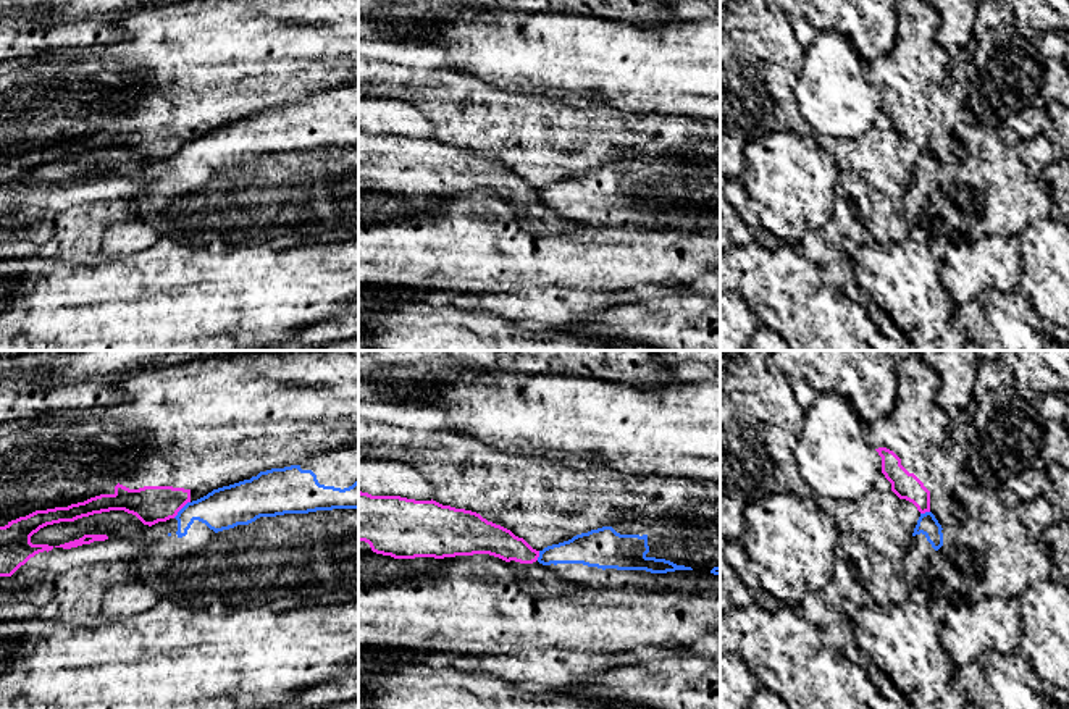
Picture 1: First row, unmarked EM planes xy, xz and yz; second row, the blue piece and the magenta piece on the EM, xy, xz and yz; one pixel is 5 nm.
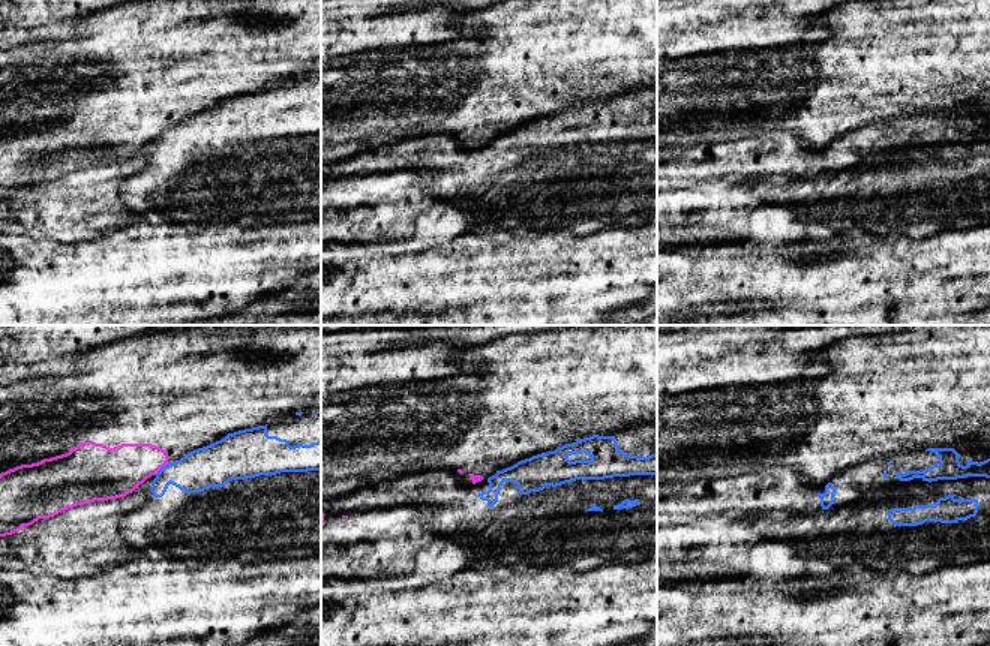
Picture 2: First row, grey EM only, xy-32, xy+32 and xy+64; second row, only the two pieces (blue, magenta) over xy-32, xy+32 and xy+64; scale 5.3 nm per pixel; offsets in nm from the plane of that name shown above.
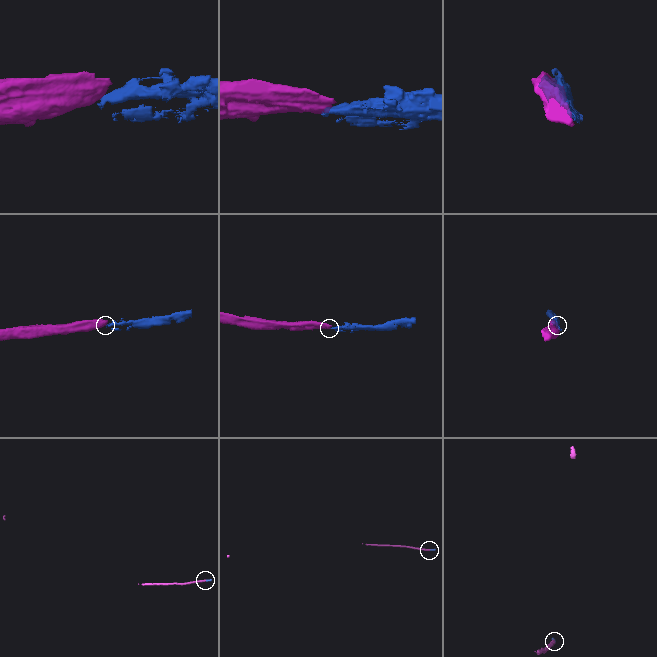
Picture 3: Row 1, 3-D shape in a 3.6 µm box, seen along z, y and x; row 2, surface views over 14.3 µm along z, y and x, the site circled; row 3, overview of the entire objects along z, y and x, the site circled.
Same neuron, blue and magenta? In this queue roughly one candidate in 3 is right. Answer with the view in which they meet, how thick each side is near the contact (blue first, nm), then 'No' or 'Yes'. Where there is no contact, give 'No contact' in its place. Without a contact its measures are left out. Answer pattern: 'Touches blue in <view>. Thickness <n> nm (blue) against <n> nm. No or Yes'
Touches blue in xy. Thickness 200 nm (blue) against 190 nm. No

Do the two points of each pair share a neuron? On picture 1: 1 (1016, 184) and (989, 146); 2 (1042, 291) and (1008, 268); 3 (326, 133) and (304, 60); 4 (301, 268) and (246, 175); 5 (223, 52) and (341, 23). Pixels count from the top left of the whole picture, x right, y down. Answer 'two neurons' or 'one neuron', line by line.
1: one neuron
2: two neurons
3: two neurons
4: two neurons
5: one neuron

